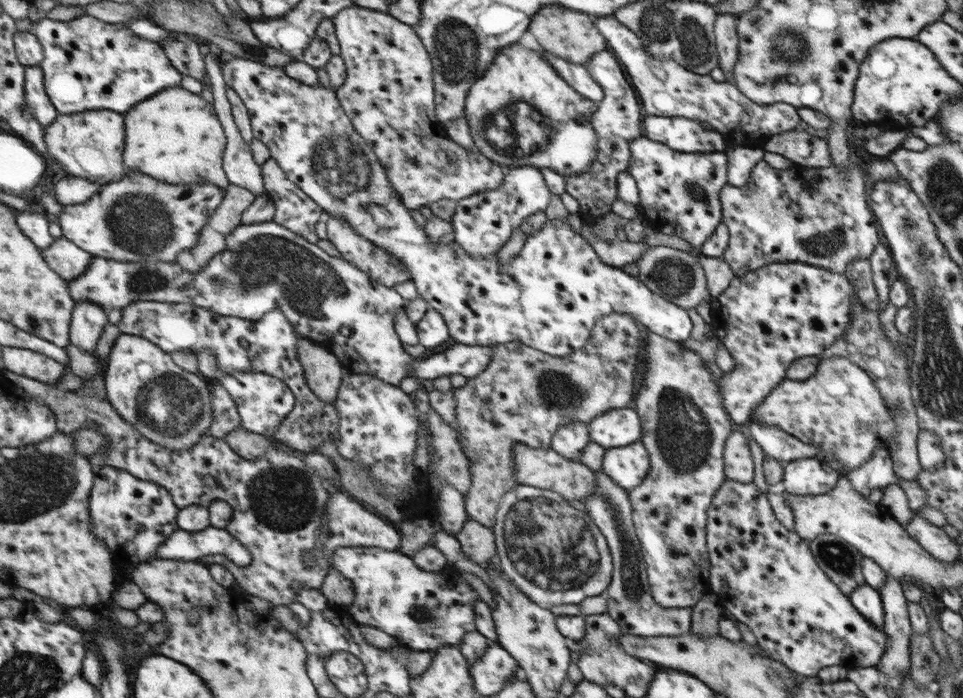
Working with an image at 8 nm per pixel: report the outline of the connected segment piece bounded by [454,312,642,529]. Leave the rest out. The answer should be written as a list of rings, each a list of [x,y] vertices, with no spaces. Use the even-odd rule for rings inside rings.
[[[612,312],[612,314],[608,314],[608,316],[598,318],[596,324],[594,324],[594,330],[590,333],[586,344],[568,356],[550,356],[549,353],[542,352],[540,349],[530,348],[529,345],[520,344],[518,341],[490,347],[492,347],[492,360],[490,360],[490,364],[486,366],[486,370],[480,372],[480,374],[474,376],[474,378],[468,378],[465,386],[454,389],[454,412],[456,413],[456,427],[458,427],[458,442],[462,445],[462,451],[464,451],[464,455],[468,457],[468,462],[470,462],[470,468],[468,469],[470,469],[471,487],[465,496],[468,520],[478,522],[487,528],[493,529],[497,509],[499,503],[502,501],[503,495],[519,485],[518,481],[516,481],[516,477],[514,477],[513,459],[516,454],[517,445],[525,445],[528,446],[528,448],[551,448],[553,436],[562,424],[566,424],[566,422],[584,422],[584,424],[587,425],[603,412],[619,409],[622,408],[622,406],[628,406],[628,404],[632,402],[632,398],[634,398],[634,394],[632,394],[632,392],[634,392],[632,374],[634,374],[634,380],[636,380],[636,376],[638,376],[638,364],[640,364],[638,358],[640,358],[640,348],[642,348],[642,332],[640,332],[640,328],[636,326],[636,320],[634,320],[632,316],[628,316],[628,314],[622,312]]]

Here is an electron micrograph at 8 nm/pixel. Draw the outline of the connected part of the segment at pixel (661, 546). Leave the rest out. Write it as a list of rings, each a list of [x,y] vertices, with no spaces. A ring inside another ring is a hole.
[[[648,332],[646,335],[646,367],[642,373],[642,388],[638,391],[638,399],[635,400],[635,411],[640,414],[641,424],[644,427],[642,435],[642,444],[650,456],[650,468],[648,474],[642,480],[640,486],[628,491],[630,501],[632,501],[633,524],[636,526],[636,536],[639,538],[645,558],[645,564],[648,568],[649,584],[652,586],[653,596],[659,605],[667,609],[693,607],[700,598],[710,594],[710,576],[711,563],[709,562],[707,543],[706,543],[706,526],[707,526],[707,509],[711,504],[718,488],[724,482],[724,442],[729,438],[728,434],[732,432],[732,420],[728,416],[728,409],[725,407],[725,399],[721,395],[720,384],[714,382],[710,370],[706,368],[706,363],[696,351],[686,350],[682,342],[672,342],[666,337]]]

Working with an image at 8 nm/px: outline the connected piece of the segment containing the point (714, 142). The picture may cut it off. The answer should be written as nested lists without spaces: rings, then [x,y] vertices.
[[[647,115],[646,138],[668,145],[676,152],[726,152],[728,142],[721,133],[707,129],[702,122],[684,117]]]

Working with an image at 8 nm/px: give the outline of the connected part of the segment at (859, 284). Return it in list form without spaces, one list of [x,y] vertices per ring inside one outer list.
[[[867,259],[854,260],[853,263],[849,264],[848,270],[844,273],[849,277],[850,283],[853,284],[858,305],[871,311],[876,311],[878,309],[879,297],[869,261]]]

